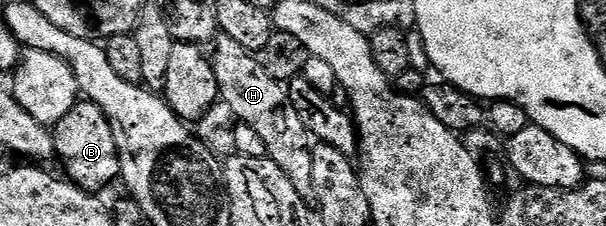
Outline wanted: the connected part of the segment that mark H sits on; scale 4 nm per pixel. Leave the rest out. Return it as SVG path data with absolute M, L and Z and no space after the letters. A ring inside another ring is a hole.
M220 34L214 40L210 59L214 66L214 78L218 78L220 100L237 117L239 123L250 126L258 138L262 138L262 146L266 146L268 159L276 163L294 182L294 190L305 198L311 197L313 181L312 147L306 126L302 126L302 118L294 111L294 105L288 97L287 87L281 81L270 78L262 66L259 55L246 50L234 38Z

